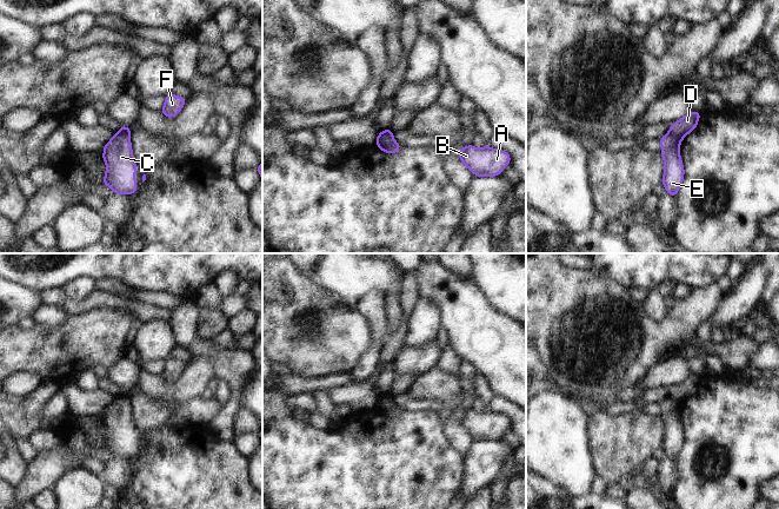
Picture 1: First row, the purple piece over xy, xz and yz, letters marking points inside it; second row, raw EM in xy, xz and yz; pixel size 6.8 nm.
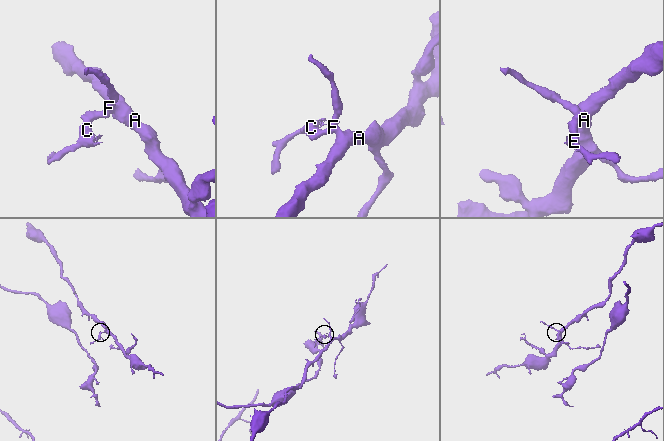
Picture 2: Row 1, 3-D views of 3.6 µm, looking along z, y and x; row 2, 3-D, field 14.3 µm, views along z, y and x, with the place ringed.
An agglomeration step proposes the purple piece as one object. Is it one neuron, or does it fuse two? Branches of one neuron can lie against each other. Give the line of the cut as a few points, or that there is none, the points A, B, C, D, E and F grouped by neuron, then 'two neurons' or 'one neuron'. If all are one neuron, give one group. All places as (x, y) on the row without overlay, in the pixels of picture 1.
yz (668, 396), (681, 403) | A B D F / C E | two neurons

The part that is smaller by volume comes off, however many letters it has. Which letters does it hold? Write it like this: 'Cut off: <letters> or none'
Cut off: C, E

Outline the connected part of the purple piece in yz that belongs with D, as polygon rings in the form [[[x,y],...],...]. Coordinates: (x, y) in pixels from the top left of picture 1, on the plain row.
[[[691,375],[690,377],[685,378],[681,383],[670,389],[668,397],[674,398],[683,404],[687,398],[690,398],[697,392],[700,381],[703,381],[701,377],[697,375]]]

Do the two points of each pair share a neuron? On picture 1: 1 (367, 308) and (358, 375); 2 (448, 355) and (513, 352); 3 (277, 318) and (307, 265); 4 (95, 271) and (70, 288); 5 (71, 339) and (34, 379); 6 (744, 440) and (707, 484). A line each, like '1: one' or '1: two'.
1: one
2: two
3: two
4: two
5: two
6: one

